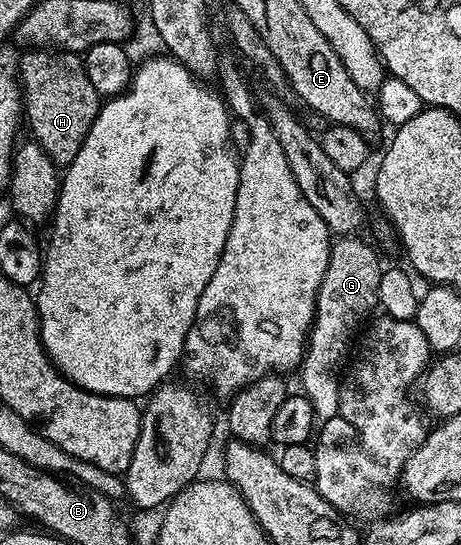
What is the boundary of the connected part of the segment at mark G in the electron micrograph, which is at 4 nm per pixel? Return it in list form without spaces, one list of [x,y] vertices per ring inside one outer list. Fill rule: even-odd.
[[[346,235],[331,244],[328,267],[321,281],[320,291],[317,293],[317,311],[314,313],[314,322],[310,328],[307,352],[302,358],[298,371],[302,379],[303,389],[301,390],[312,403],[315,418],[321,422],[322,420],[335,420],[338,417],[341,382],[340,371],[338,373],[337,369],[349,358],[355,344],[354,337],[362,321],[373,308],[377,308],[379,283],[383,272],[384,269],[383,266],[380,267],[377,253],[366,242],[360,240],[359,236]]]

